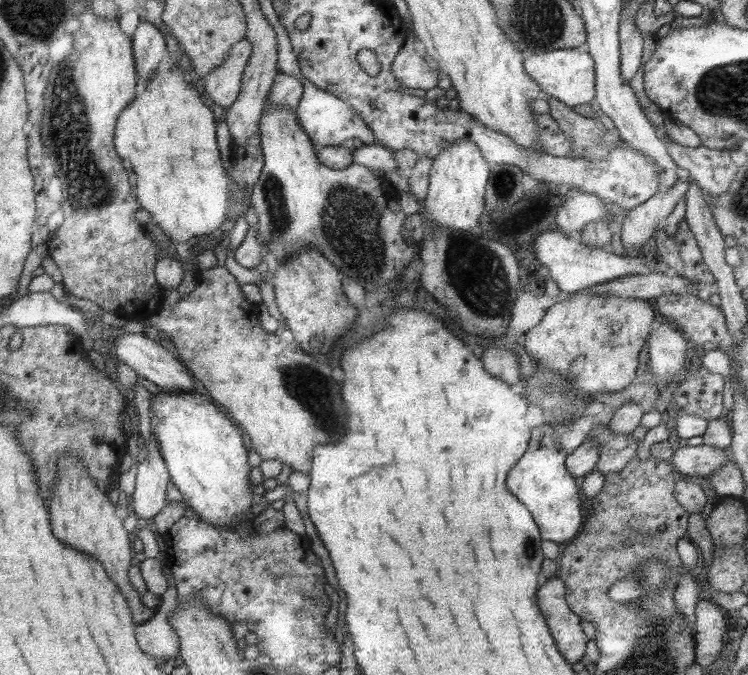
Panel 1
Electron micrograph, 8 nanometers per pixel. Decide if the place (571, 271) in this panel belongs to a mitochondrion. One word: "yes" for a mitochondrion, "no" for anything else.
no

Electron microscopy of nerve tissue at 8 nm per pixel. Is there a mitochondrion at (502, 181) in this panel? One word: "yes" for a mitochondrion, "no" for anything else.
yes

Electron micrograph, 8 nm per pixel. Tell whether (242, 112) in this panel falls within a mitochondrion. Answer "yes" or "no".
no

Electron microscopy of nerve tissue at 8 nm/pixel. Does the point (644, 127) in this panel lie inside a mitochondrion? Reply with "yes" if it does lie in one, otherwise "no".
no

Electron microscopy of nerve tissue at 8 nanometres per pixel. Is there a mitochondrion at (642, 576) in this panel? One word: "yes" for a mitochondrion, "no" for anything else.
yes

